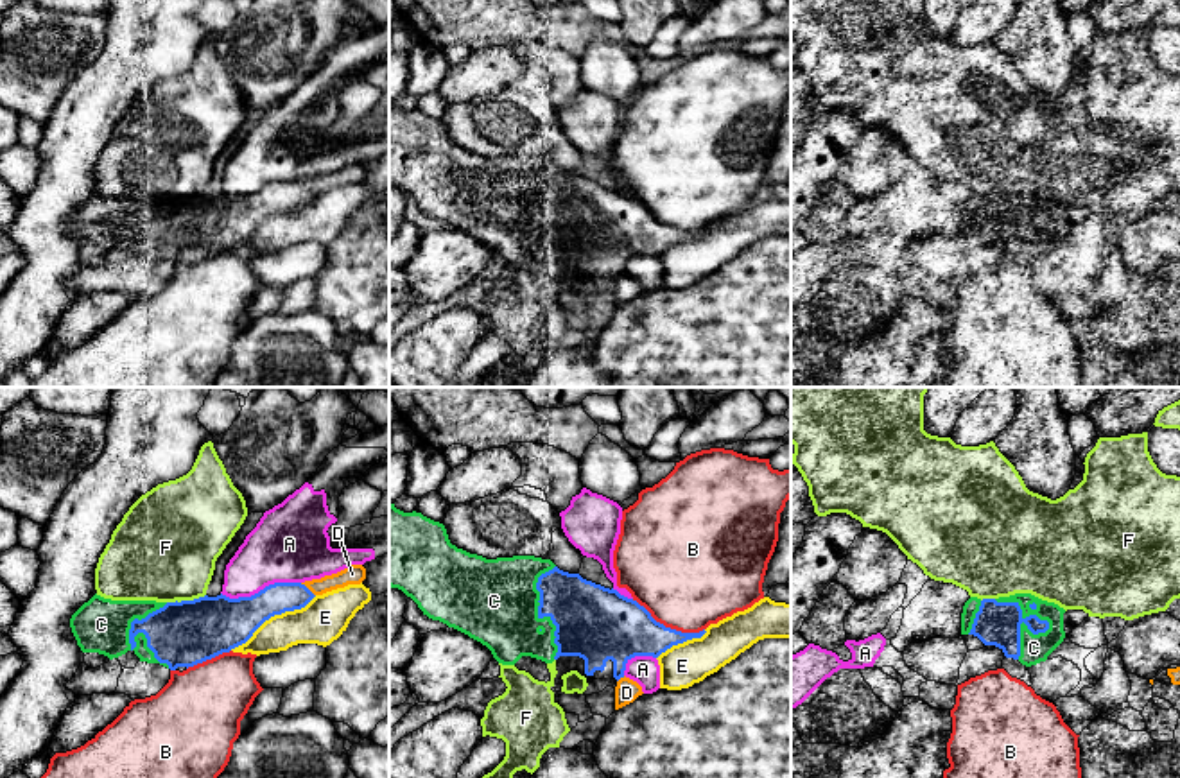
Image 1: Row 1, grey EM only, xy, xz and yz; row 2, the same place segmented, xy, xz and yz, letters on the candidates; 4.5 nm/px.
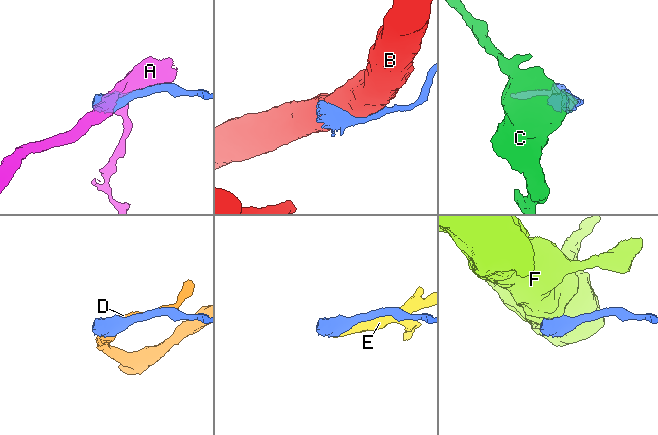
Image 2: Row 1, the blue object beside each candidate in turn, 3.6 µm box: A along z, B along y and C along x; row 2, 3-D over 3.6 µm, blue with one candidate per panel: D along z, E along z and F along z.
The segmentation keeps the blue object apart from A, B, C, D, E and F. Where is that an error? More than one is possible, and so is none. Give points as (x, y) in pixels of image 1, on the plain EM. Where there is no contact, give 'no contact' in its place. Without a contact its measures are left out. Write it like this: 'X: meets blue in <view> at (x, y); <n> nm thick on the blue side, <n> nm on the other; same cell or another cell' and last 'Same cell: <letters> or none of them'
A: meets blue in xy at (260, 189); 260 nm thick on the blue side, 340 nm on the other; another cell
B: meets blue in xz at (668, 226); 300 nm thick on the blue side, 480 nm on the other; another cell
C: meets blue in yz at (1023, 219); 190 nm thick on the blue side, 130 nm on the other; same cell
D: meets blue in xy at (307, 187); 140 nm thick on the blue side, 90 nm on the other; another cell
E: meets blue in xy at (273, 214); 260 nm thick on the blue side, 200 nm on the other; another cell
F: meets blue in xy at (185, 199); 300 nm thick on the blue side, 460 nm on the other; another cell
Same cell: C

